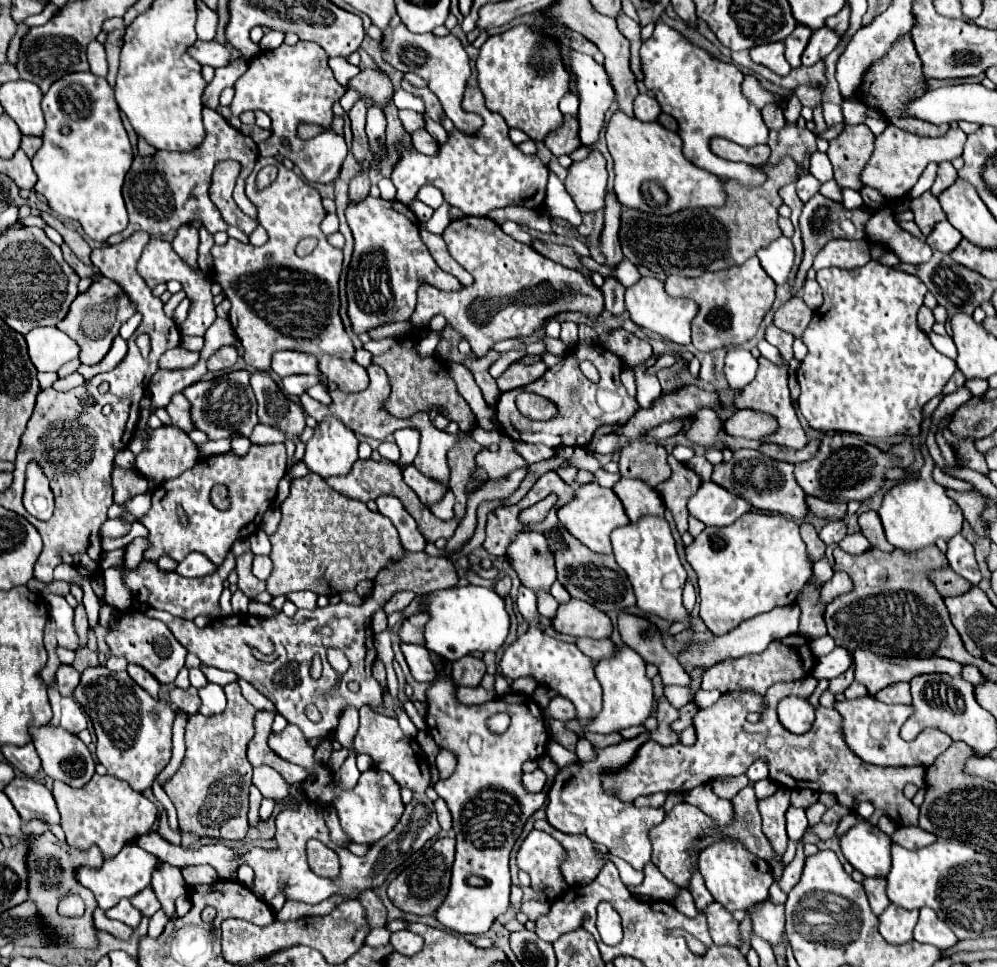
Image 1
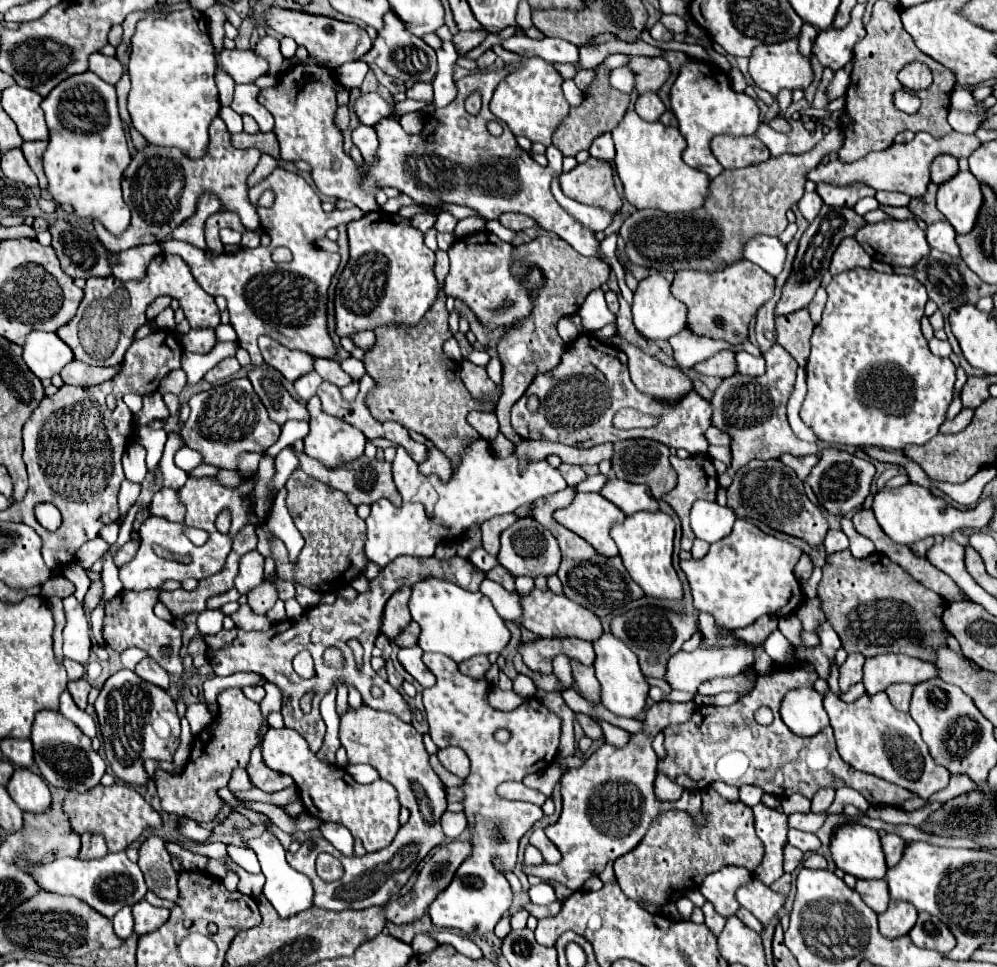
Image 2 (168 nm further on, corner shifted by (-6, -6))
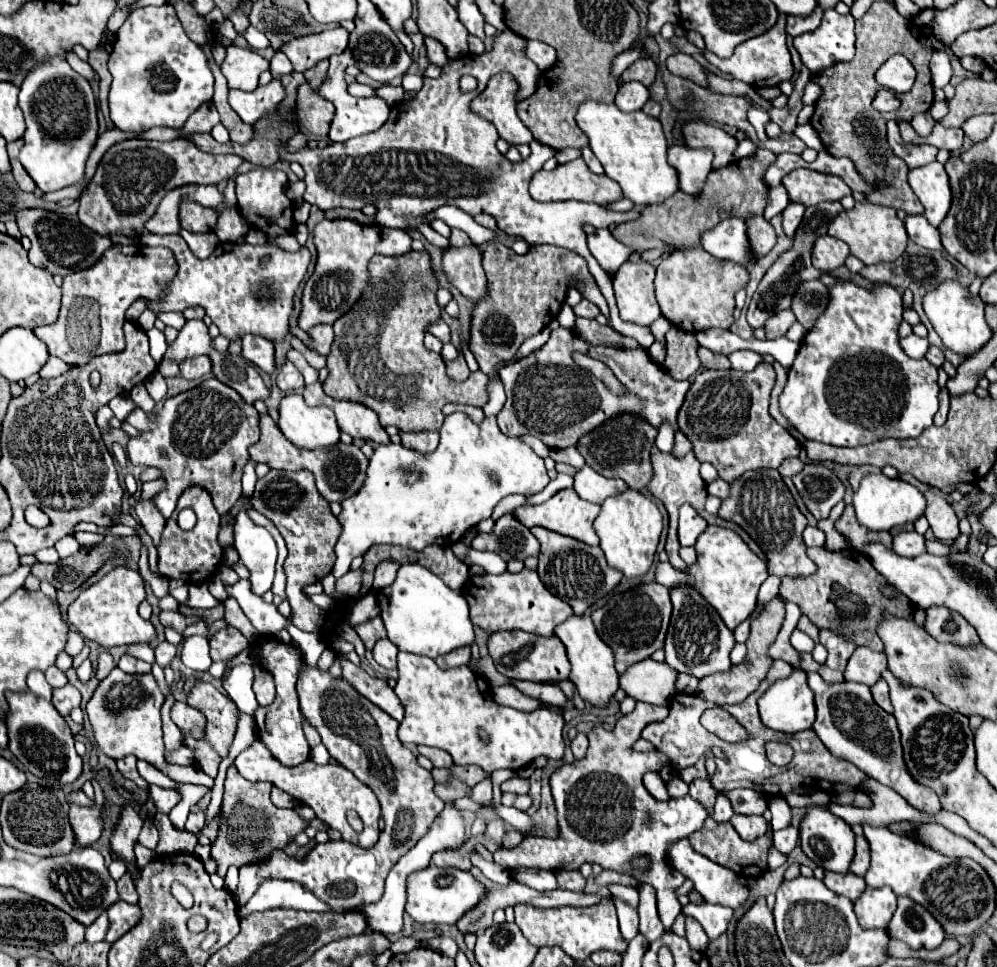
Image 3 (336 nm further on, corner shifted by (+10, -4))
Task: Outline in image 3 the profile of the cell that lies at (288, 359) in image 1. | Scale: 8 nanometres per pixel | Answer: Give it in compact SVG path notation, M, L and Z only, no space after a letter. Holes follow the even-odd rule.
M242 336L242 356L256 364L264 372L276 370L274 366L274 344L270 340L264 340L260 336Z

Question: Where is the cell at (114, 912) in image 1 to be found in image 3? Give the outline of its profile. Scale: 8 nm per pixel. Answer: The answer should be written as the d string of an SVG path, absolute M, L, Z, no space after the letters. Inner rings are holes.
M102 912L94 920L94 924L90 924L86 928L86 942L100 942L100 940L104 940L106 932L108 932L108 916L106 916L106 912Z

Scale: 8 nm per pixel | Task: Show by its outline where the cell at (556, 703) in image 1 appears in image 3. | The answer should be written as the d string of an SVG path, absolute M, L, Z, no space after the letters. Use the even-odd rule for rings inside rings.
M578 734L578 736L572 740L570 748L572 748L572 754L574 754L576 760L584 758L584 754L586 754L586 750L588 750L588 738L586 738L584 734Z

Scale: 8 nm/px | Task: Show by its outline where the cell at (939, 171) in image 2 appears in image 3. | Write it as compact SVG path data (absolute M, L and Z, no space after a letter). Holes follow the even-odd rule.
M896 120L888 122L888 142L890 142L892 152L898 158L902 158L908 164L908 168L918 168L918 166L924 166L936 160L938 148L924 146L924 144L904 144Z

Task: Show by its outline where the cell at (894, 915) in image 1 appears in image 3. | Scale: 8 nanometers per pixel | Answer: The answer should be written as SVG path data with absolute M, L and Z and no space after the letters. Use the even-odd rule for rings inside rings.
M868 888L854 902L854 912L862 928L888 928L896 912L896 894L892 888Z

